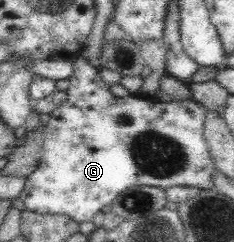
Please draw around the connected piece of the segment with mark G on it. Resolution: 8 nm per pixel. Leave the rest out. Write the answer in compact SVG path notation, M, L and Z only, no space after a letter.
M79 56L72 64L72 73L67 77L69 88L67 89L67 98L64 103L50 114L50 120L44 130L43 157L40 159L38 168L26 177L23 193L19 196L24 202L26 210L32 214L39 215L62 215L64 218L73 219L76 223L90 222L92 218L102 212L107 205L111 205L118 195L127 191L129 187L138 187L138 185L147 185L148 187L160 187L162 190L169 189L176 185L180 187L194 187L196 190L212 190L215 183L215 164L213 163L209 146L204 136L204 121L206 121L206 109L197 101L192 99L170 100L164 102L161 100L150 100L138 98L138 95L128 95L118 98L110 93L109 87L100 79L99 71L94 67L92 62L88 62L88 58Z

